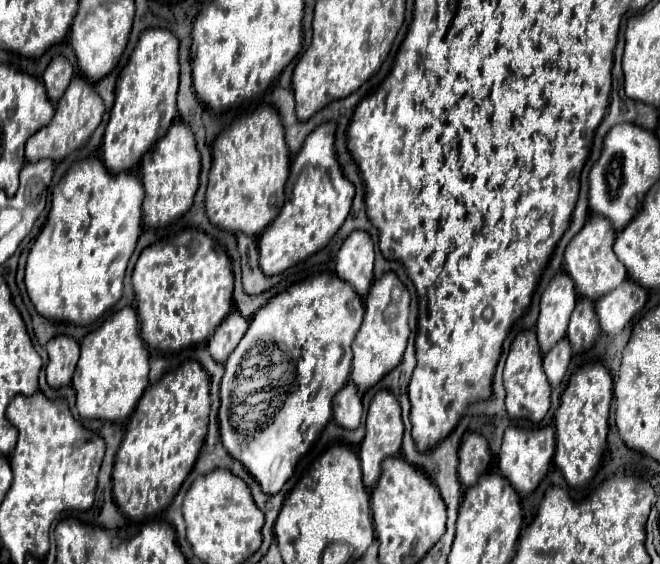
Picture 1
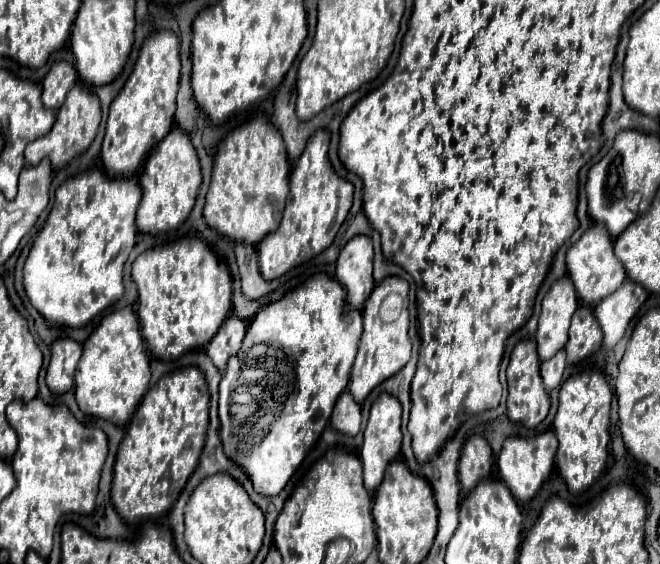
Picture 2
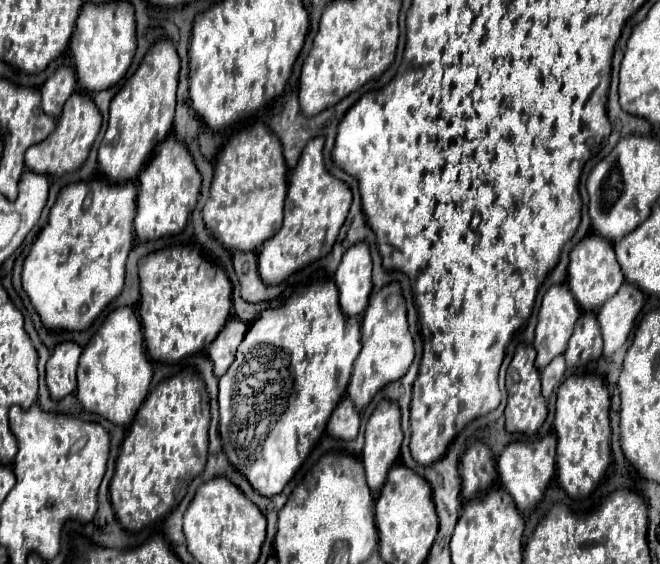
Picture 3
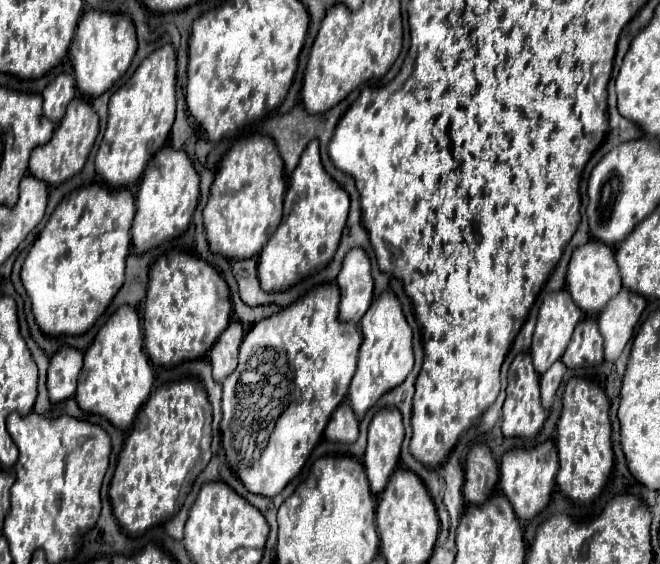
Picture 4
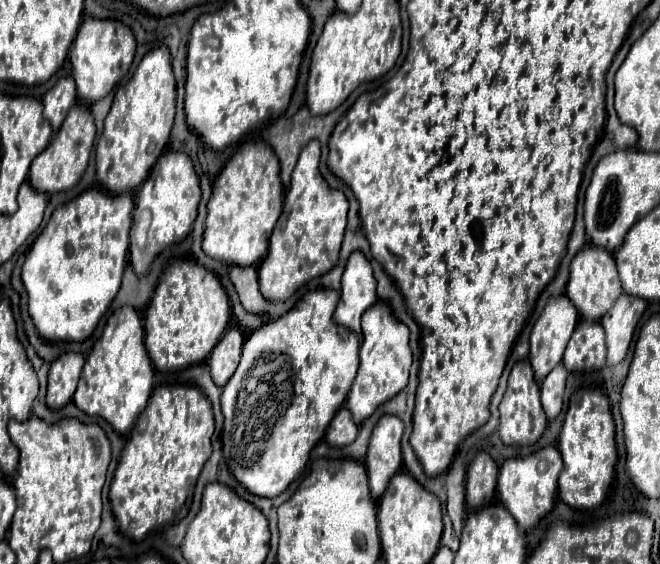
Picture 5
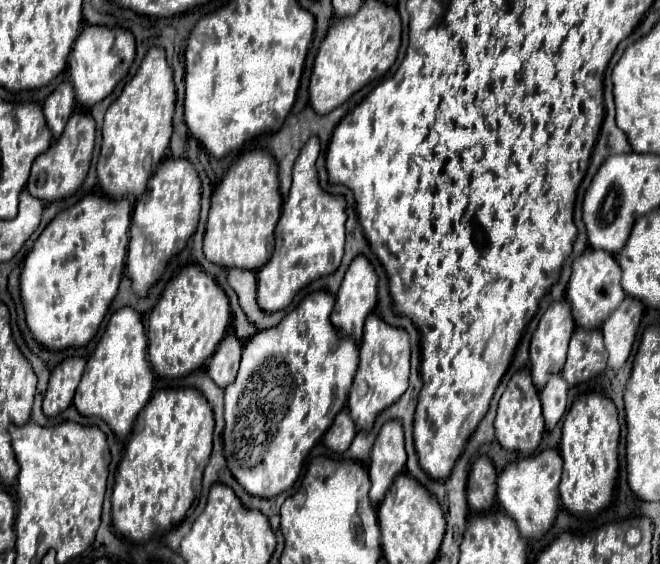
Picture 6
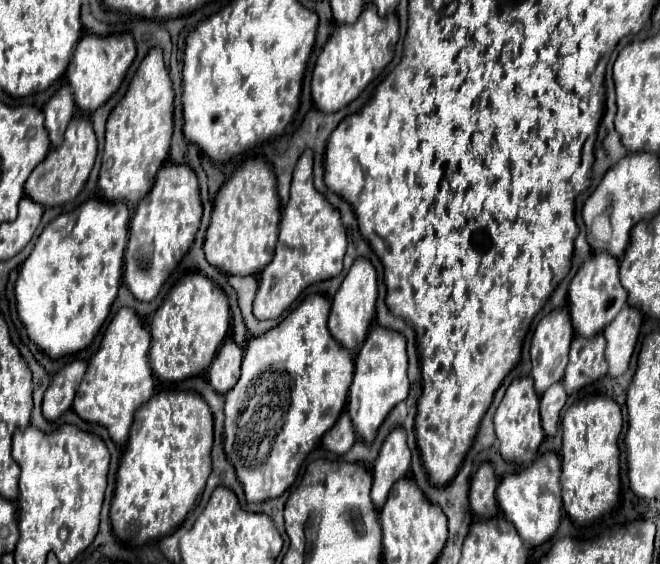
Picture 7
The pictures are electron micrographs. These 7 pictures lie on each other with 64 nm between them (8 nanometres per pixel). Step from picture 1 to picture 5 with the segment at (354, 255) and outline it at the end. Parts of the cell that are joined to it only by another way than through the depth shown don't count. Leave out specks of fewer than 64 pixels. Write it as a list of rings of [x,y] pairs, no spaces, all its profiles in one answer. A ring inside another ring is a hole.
[[[354,252],[342,276],[340,302],[334,312],[334,322],[360,334],[360,318],[376,302],[378,296],[372,266],[362,252]]]

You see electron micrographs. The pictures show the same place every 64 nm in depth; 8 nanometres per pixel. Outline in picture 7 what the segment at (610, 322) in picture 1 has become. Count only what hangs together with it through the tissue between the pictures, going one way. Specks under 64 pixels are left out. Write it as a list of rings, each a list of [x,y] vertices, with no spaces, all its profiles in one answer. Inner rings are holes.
[[[624,306],[616,320],[604,328],[606,338],[606,360],[610,364],[610,378],[622,376],[630,368],[630,358],[634,354],[638,334],[642,326],[642,314],[636,308]]]

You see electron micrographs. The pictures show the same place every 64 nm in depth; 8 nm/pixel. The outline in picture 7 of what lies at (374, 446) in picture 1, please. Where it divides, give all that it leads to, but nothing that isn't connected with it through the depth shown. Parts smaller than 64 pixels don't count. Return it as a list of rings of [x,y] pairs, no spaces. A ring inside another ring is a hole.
[[[396,428],[386,438],[372,470],[372,502],[378,510],[384,506],[384,500],[388,498],[392,484],[406,476],[408,468],[410,448],[406,444],[406,432],[404,428]]]

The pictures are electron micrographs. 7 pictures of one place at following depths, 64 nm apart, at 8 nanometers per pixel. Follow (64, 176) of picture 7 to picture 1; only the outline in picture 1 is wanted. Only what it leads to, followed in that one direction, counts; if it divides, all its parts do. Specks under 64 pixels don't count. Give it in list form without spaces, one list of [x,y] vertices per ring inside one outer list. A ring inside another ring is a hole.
[[[78,76],[68,86],[68,92],[64,92],[64,100],[56,104],[56,114],[52,122],[46,128],[42,128],[40,132],[36,132],[34,136],[30,136],[26,144],[26,162],[38,162],[44,156],[52,158],[54,162],[64,160],[68,154],[82,148],[90,140],[94,130],[102,122],[102,114],[104,114],[104,102],[100,100],[100,96],[96,96],[92,84],[84,80],[82,76]]]

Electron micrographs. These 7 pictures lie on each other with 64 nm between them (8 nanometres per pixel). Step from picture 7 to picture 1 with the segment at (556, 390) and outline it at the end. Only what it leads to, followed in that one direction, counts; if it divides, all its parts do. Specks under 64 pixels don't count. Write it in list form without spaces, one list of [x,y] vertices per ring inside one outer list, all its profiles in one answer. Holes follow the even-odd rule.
[[[564,338],[544,356],[544,374],[552,388],[556,388],[562,382],[568,362],[570,362],[570,344],[568,344],[568,338]]]

